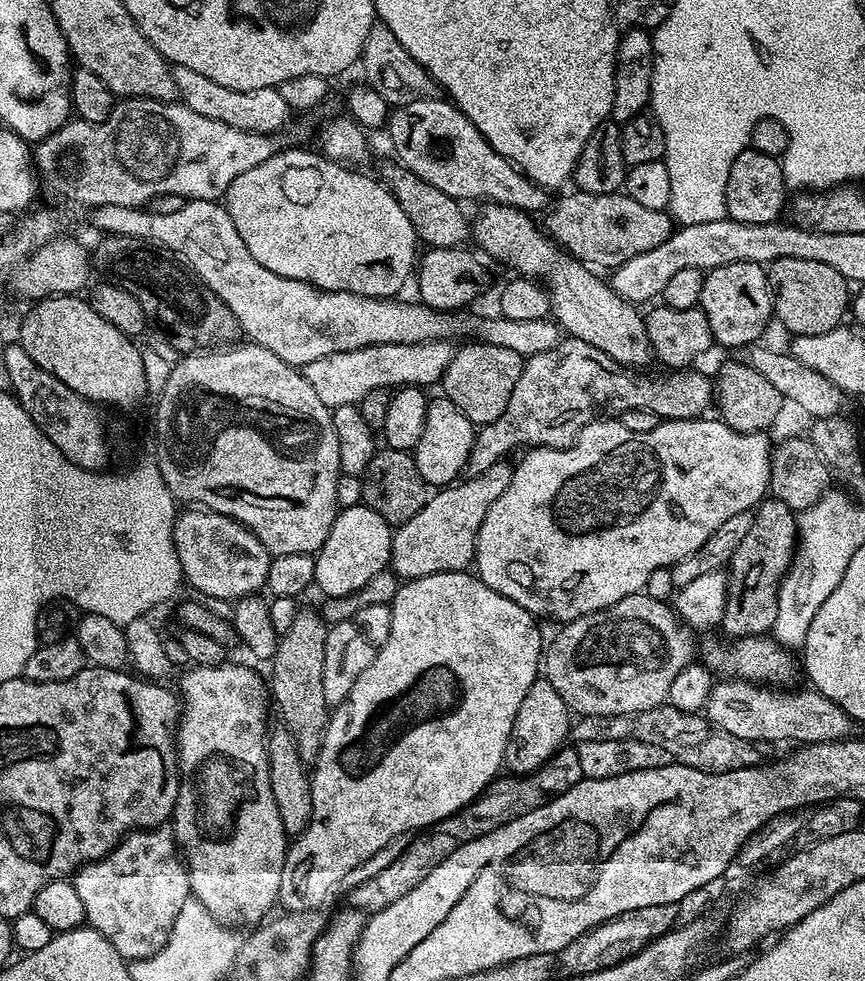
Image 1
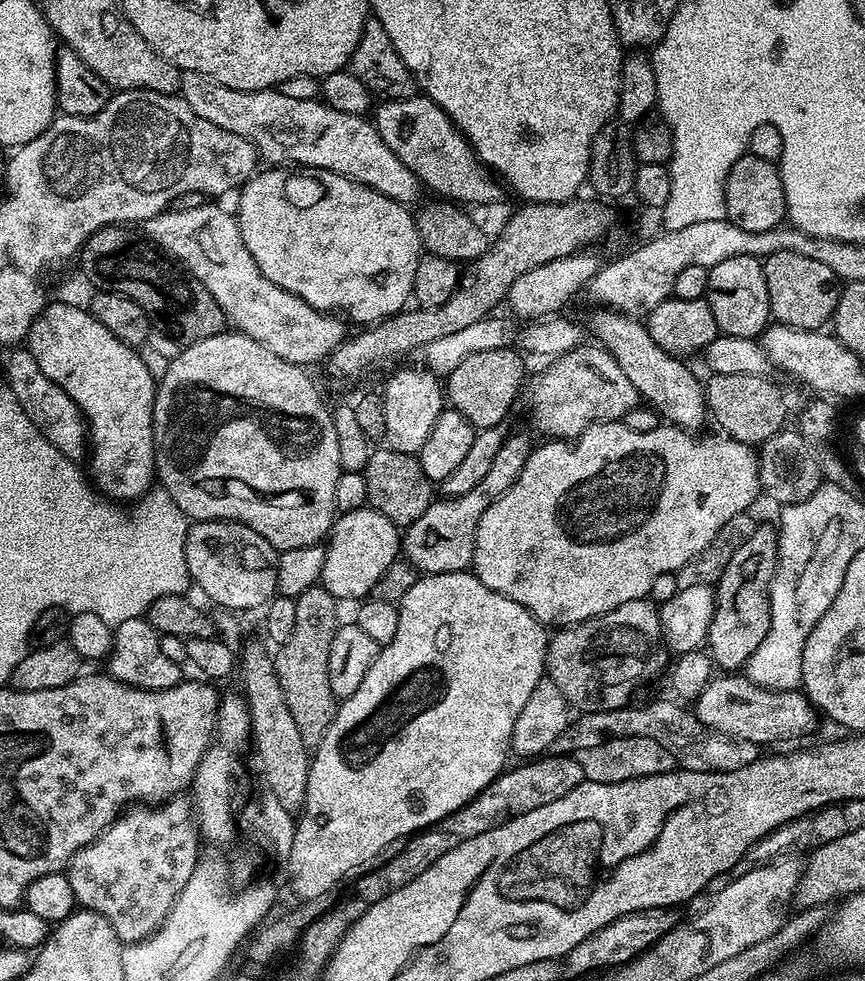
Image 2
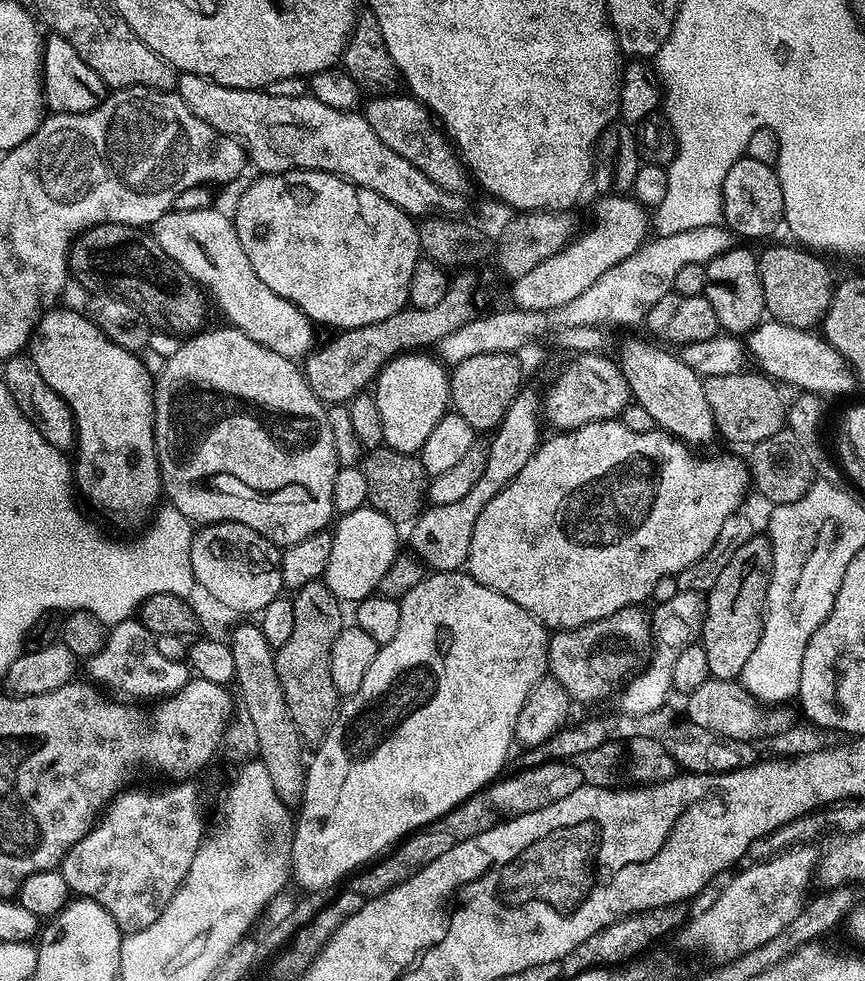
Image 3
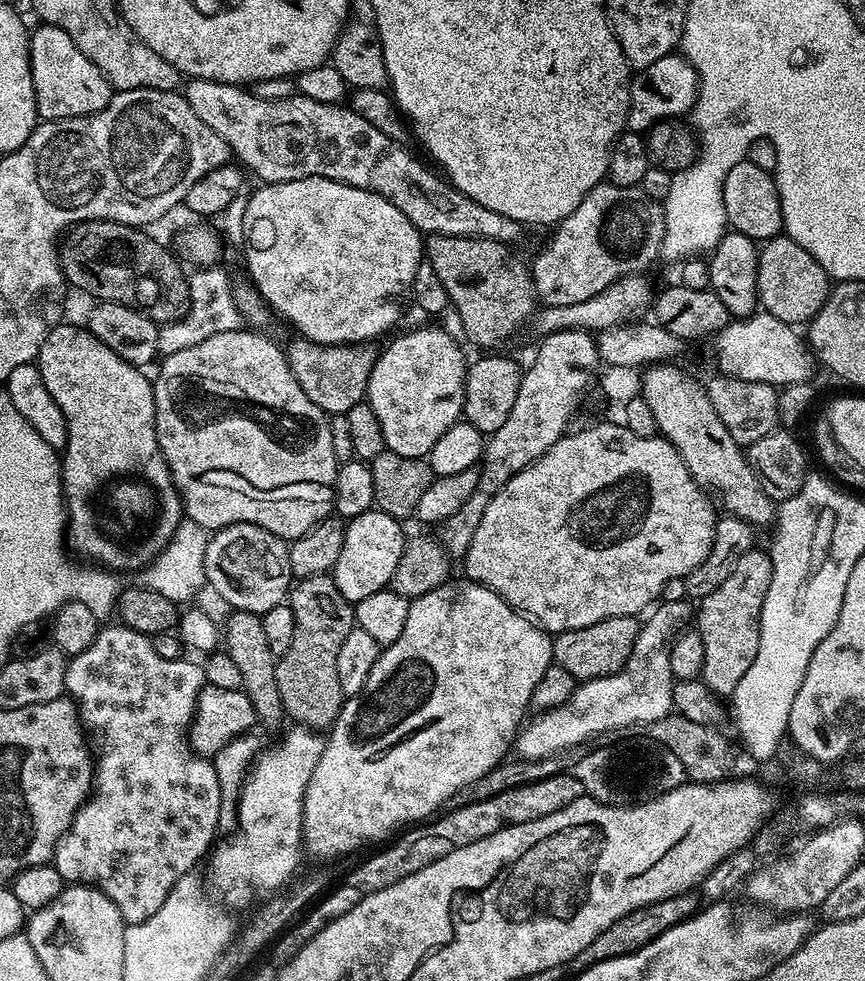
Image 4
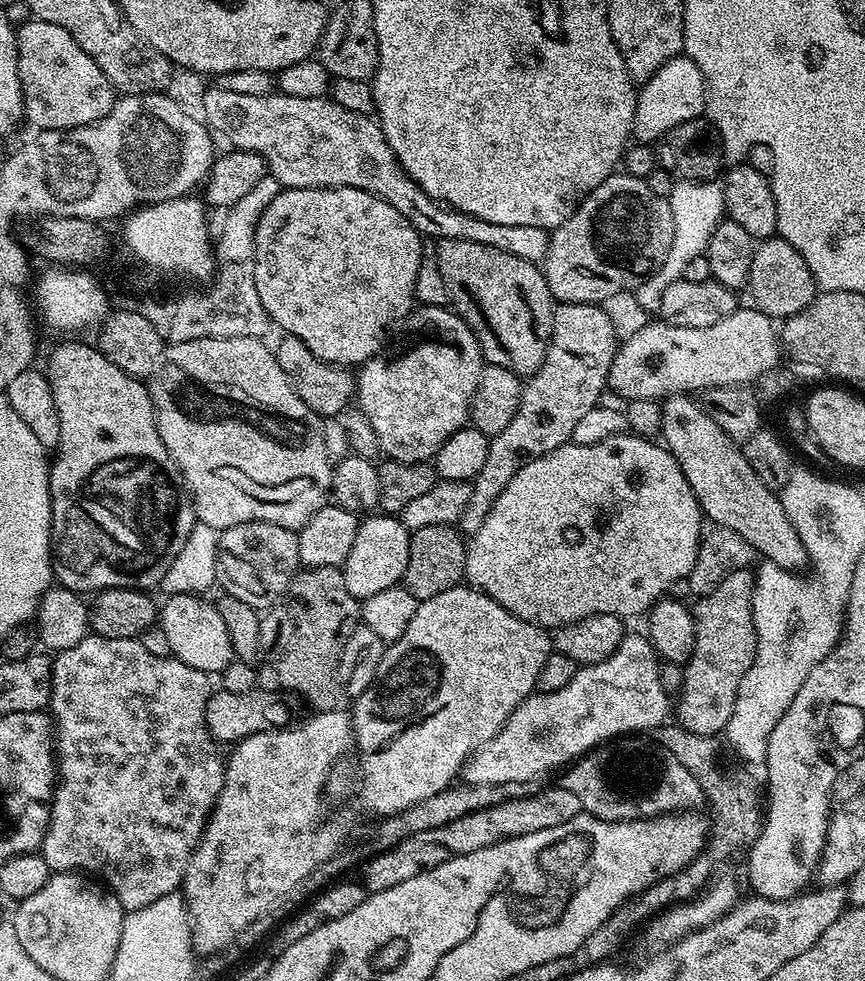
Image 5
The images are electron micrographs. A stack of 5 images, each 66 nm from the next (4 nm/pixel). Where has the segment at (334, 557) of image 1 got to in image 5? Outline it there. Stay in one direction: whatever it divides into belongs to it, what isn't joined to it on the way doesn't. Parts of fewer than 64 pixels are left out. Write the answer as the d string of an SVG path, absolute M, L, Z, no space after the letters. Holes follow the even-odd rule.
M368 514L358 526L354 537L354 546L342 566L346 578L346 590L357 600L370 598L381 590L390 590L390 586L400 584L404 578L406 562L410 558L410 533L404 523L392 514Z

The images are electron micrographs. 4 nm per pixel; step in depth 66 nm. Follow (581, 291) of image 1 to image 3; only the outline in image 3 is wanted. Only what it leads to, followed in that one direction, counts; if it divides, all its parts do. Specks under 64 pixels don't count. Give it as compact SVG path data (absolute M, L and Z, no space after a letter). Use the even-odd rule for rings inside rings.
M632 348L622 359L622 371L628 380L631 399L640 403L639 411L649 416L659 431L667 432L689 446L708 444L717 439L714 414L710 410L710 402L706 402L704 381L680 360L675 351Z

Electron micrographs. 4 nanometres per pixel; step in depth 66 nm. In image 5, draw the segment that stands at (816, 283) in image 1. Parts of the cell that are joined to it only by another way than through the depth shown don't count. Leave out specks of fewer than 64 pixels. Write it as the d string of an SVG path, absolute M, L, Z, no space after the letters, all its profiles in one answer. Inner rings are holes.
M779 238L759 241L750 262L747 291L752 292L751 303L762 314L772 317L773 321L783 322L788 317L806 310L818 294L814 274L806 266L806 258L790 246L790 242Z

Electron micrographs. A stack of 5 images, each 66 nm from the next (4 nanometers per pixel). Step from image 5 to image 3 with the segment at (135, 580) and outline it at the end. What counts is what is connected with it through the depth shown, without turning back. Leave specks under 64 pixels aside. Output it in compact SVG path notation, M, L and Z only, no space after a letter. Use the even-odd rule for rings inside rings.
M57 306L51 312L45 312L26 349L27 355L31 356L34 366L38 366L38 374L42 374L46 386L62 397L72 411L72 420L76 423L75 491L82 500L84 495L85 502L97 508L110 523L120 528L140 528L153 519L162 504L156 431L152 425L156 415L153 373L148 373L147 366L139 360L140 356L135 351L108 340L83 311L75 312L64 307Z

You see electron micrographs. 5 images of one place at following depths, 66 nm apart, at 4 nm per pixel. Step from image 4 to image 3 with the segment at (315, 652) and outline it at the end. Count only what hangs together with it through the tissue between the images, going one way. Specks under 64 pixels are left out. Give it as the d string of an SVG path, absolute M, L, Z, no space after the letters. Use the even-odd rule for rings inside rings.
M323 579L310 582L306 586L295 589L291 597L294 606L294 630L286 641L286 646L275 649L278 682L282 682L282 694L286 694L286 706L290 706L290 718L294 718L294 726L298 726L298 734L305 745L319 745L340 711L342 697L336 692L334 678L330 678L330 650L334 650L334 638L346 627L342 601L334 595L323 582Z

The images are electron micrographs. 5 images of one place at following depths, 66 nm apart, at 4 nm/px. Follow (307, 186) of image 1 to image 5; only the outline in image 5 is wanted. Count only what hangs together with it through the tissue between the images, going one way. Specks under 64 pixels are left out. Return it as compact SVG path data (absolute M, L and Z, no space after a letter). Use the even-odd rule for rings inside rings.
M285 188L266 206L256 224L254 279L257 283L258 295L271 323L277 329L280 327L281 333L293 335L294 338L301 340L310 350L310 354L314 354L320 360L325 360L328 364L359 366L365 364L370 357L377 355L383 349L380 347L384 344L384 335L387 334L388 328L394 327L396 323L399 325L405 319L403 316L414 308L416 294L414 278L418 278L418 266L422 255L420 243L422 243L422 237L410 221L402 218L402 214L398 214L398 210L394 210L394 206L390 206L390 202L386 202L366 190L357 188Z

